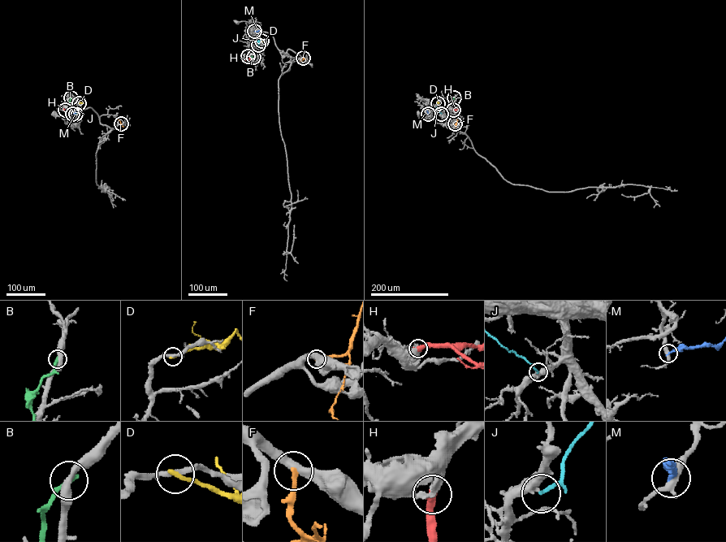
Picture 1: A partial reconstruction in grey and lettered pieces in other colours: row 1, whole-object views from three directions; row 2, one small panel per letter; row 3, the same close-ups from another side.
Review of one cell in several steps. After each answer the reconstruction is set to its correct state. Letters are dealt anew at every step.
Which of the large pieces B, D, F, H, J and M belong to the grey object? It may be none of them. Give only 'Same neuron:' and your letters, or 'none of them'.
Same neuron: H

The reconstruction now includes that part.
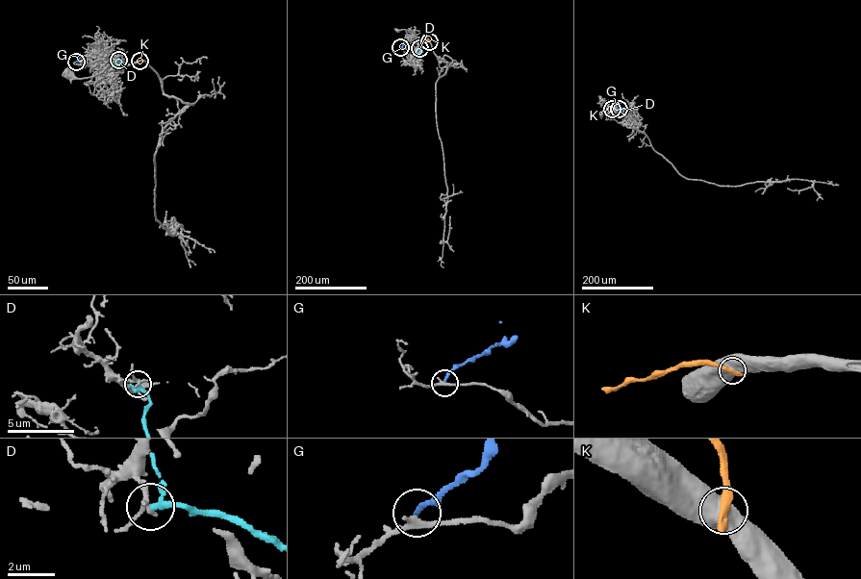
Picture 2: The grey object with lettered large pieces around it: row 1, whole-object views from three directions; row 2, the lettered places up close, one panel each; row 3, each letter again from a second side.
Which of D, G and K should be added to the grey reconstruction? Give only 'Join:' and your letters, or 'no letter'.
Join: no letter

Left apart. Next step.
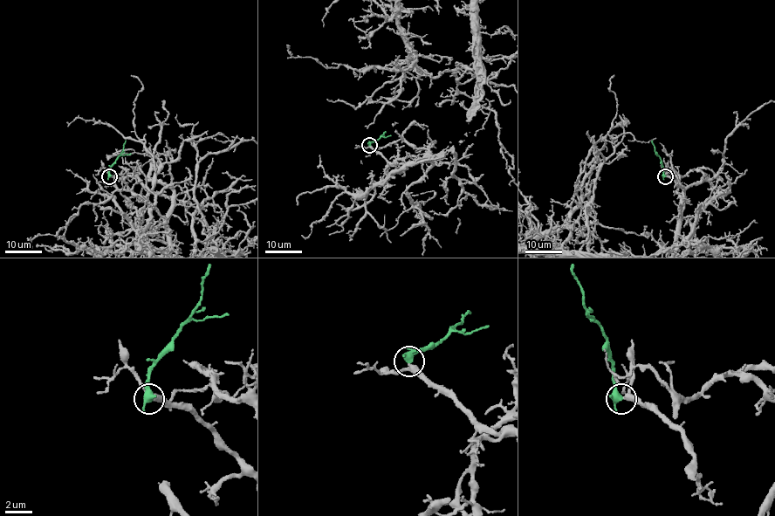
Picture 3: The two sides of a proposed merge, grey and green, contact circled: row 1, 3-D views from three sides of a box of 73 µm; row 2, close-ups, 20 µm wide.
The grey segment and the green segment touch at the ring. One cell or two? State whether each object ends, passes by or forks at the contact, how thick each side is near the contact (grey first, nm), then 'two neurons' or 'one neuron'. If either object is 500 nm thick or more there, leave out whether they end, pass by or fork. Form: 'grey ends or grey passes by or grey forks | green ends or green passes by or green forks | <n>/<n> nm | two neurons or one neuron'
340/550 nm | one neuron

